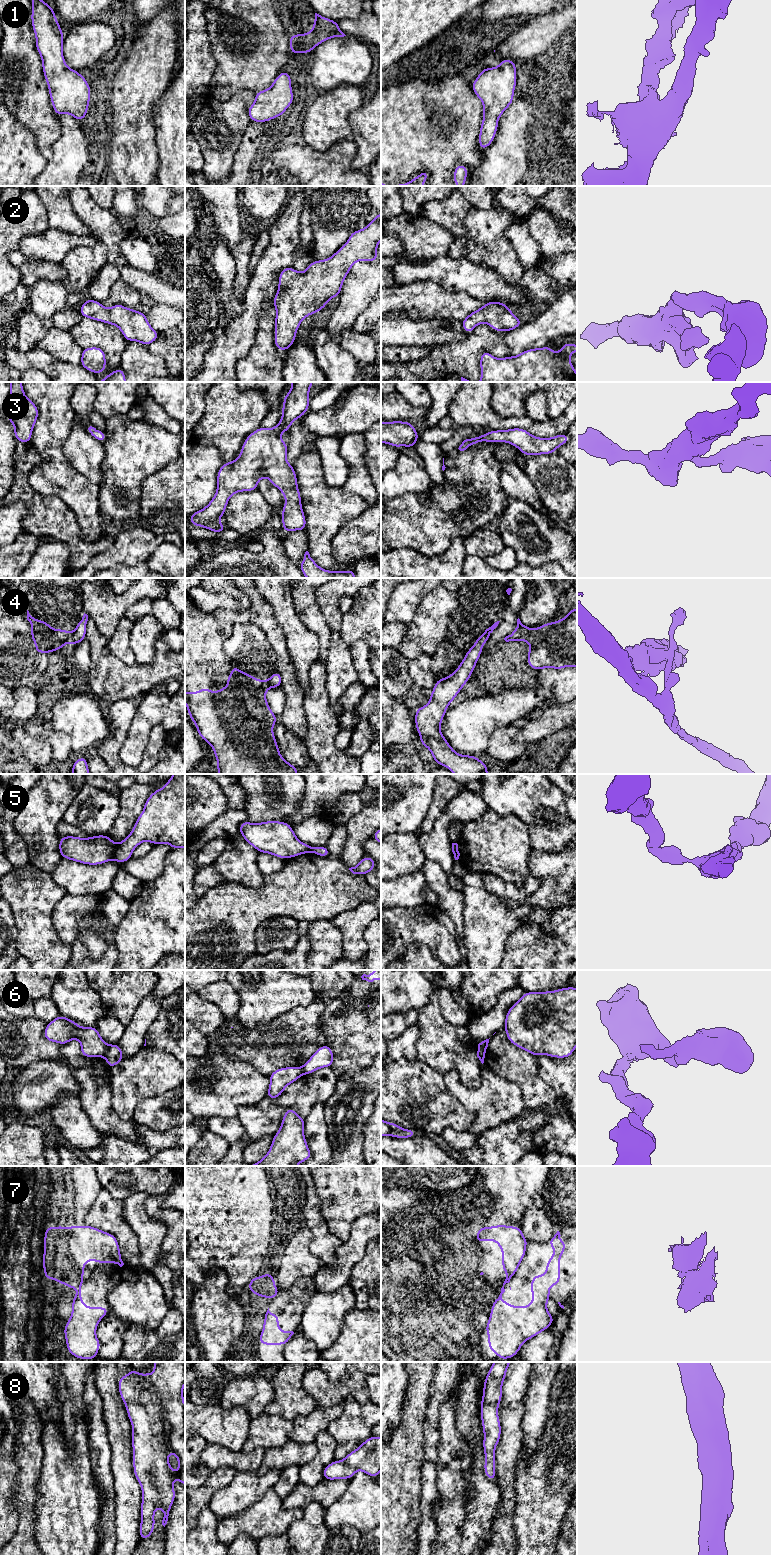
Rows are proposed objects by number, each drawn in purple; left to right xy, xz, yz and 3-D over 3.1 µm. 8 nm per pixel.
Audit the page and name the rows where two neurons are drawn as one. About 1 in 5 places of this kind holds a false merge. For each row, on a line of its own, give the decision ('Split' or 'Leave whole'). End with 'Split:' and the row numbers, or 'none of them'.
1: Leave whole
2: Leave whole
3: Leave whole
4: Split
5: Split
6: Split
7: Split
8: Leave whole
Split: 4, 5, 6, 7

